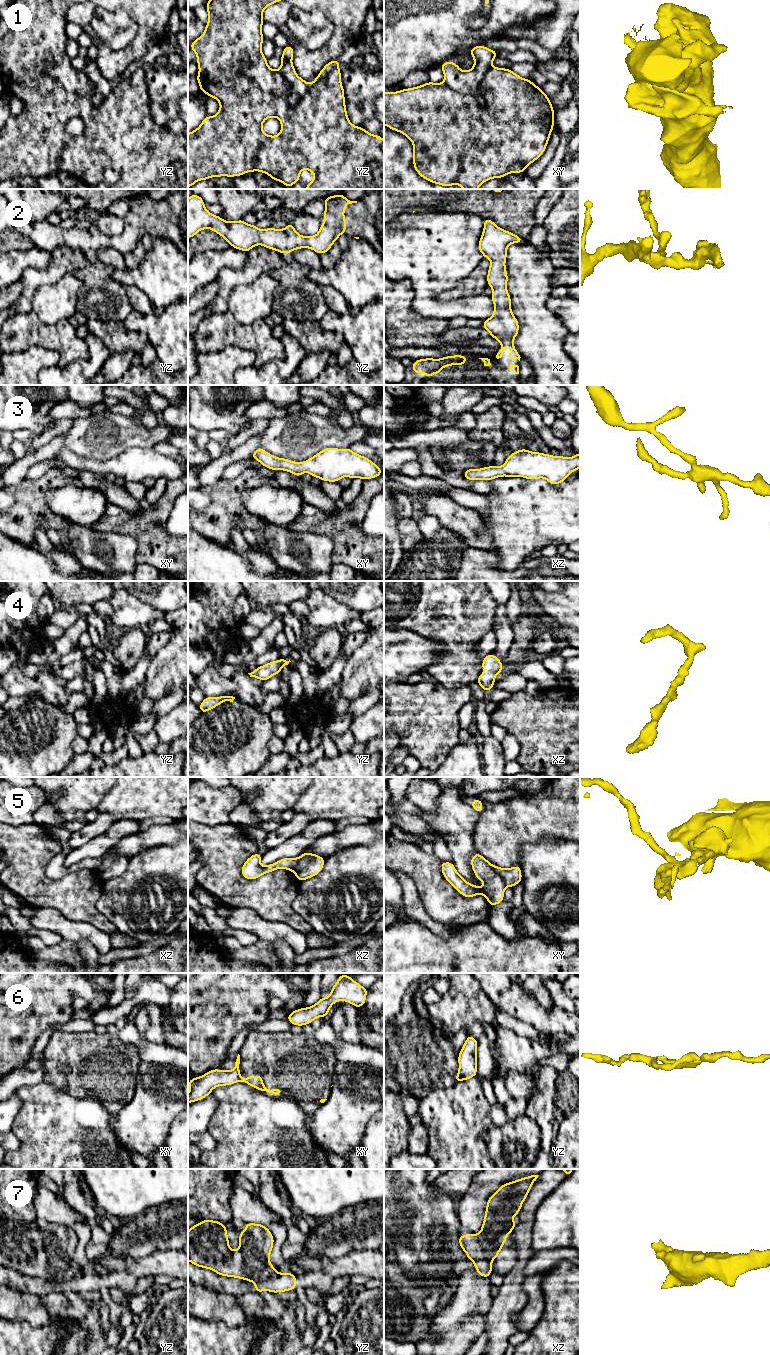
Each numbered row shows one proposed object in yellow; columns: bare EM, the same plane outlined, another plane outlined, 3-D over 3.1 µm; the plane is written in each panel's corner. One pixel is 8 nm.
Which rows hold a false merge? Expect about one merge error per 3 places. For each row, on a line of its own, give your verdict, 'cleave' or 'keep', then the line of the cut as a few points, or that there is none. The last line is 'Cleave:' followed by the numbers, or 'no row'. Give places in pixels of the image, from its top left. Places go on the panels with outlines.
1: cleave | xy (491, 66), (481, 81), (476, 96), (457, 92), (444, 80)
2: keep | no cut
3: keep | no cut
4: keep | no cut
5: cleave | xy (491, 864), (506, 886)
6: cleave | xy (240, 1075), (238, 1081)
7: cleave | xz (476, 1235), (476, 1240), (481, 1246), (483, 1254), (492, 1259)
Cleave: 1, 5, 6, 7

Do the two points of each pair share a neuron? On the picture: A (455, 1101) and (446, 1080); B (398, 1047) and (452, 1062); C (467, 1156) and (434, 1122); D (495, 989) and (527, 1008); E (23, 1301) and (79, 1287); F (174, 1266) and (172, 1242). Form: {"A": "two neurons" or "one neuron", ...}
{"A": "two neurons", "B": "one neuron", "C": "one neuron", "D": "one neuron", "E": "two neurons", "F": "two neurons"}

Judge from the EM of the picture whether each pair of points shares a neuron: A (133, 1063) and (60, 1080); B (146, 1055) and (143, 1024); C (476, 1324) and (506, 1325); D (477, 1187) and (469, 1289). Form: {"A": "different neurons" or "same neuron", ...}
{"A": "same neuron", "B": "different neurons", "C": "different neurons", "D": "same neuron"}

